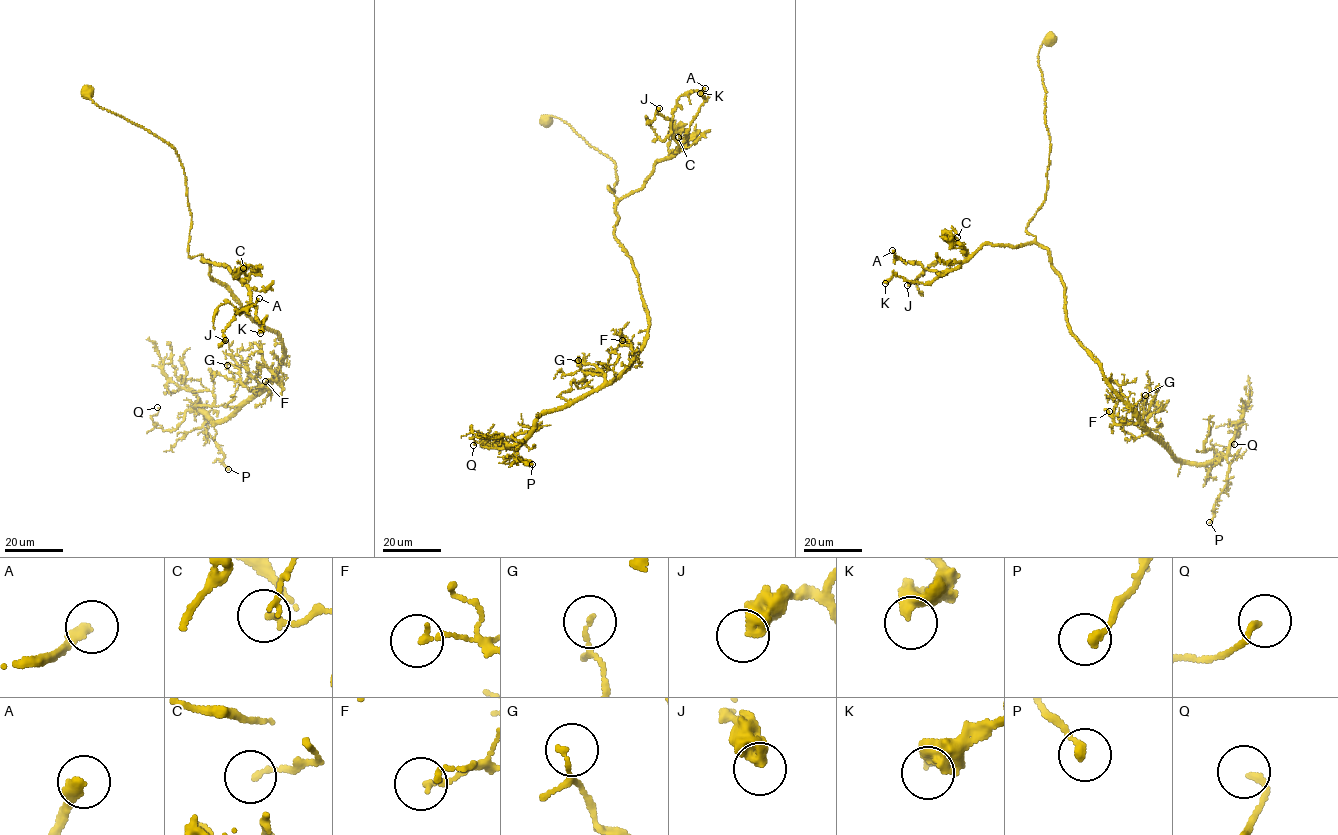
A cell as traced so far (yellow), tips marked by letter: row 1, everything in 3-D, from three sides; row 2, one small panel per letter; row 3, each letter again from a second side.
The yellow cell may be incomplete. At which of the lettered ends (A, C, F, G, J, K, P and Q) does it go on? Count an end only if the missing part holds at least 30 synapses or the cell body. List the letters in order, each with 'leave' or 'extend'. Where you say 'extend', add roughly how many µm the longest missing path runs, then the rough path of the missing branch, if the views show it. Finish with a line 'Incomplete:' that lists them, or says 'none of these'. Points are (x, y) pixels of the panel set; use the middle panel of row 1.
A: extend; about 10 µm are missing; missing branch runs (705, 88), (718, 94), (718, 104)
C: leave
F: leave
G: leave
J: leave
K: leave
P: leave
Q: leave
Incomplete: A

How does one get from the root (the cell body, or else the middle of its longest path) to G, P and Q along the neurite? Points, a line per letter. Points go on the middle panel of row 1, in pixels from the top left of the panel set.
G: (546, 120), (563, 120), (615, 163), (613, 233), (649, 319), (642, 348), (609, 382), (578, 360)
P: (546, 120), (563, 120), (615, 163), (613, 233), (649, 322), (623, 372), (537, 419), (515, 457), (532, 464)
Q: (546, 120), (615, 163), (613, 233), (649, 322), (620, 374), (544, 413), (519, 443), (471, 426), (473, 445)

